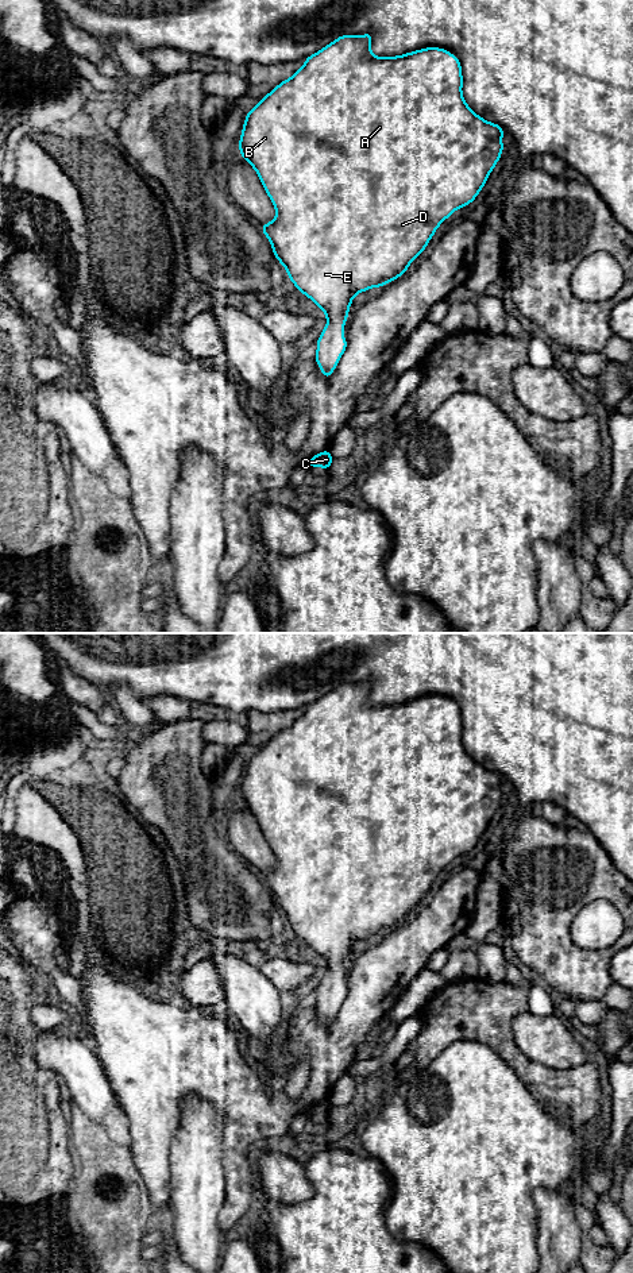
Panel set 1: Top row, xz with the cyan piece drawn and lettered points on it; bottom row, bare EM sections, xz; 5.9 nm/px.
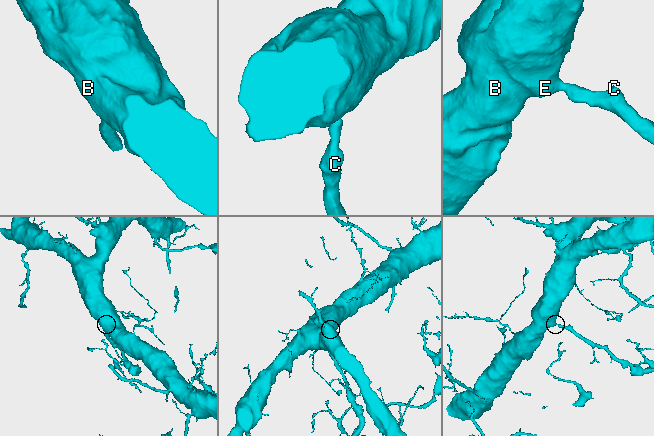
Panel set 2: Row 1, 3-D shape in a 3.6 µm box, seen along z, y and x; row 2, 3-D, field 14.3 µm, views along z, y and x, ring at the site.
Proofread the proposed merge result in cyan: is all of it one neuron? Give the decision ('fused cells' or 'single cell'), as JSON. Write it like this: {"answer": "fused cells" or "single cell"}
{"answer": "single cell"}

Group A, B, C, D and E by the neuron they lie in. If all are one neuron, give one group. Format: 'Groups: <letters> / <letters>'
Groups: A B C D E

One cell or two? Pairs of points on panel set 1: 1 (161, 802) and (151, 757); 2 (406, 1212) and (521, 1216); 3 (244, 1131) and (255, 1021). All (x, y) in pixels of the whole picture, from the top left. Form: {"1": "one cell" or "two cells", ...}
{"1": "one cell", "2": "one cell", "3": "two cells"}

